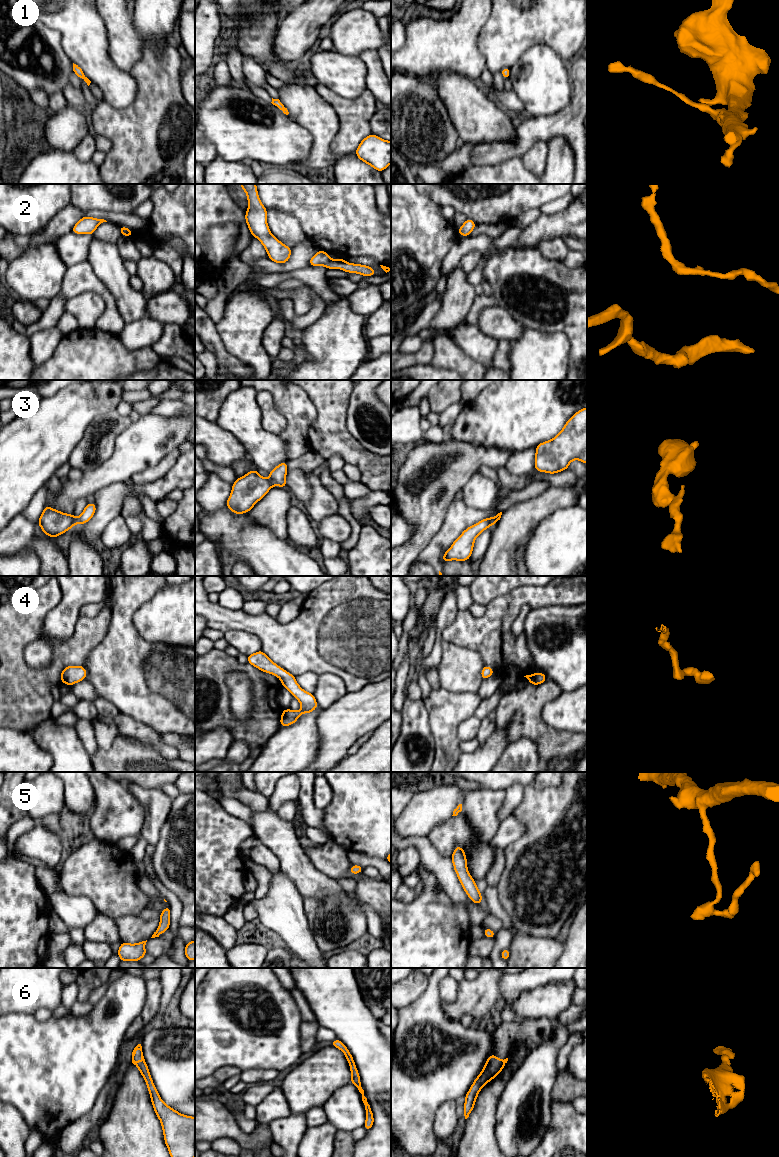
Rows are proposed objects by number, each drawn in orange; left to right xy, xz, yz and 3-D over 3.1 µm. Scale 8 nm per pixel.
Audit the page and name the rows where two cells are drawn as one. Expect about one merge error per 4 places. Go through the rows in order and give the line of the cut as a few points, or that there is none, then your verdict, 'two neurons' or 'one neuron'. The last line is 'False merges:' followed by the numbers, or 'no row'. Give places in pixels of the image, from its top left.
1: cut none; one neuron
2: cut none; one neuron
3: cut yz (491, 518), (492, 523); two neurons
4: cut none; one neuron
5: cut none; one neuron
6: cut none; one neuron
False merges: 3

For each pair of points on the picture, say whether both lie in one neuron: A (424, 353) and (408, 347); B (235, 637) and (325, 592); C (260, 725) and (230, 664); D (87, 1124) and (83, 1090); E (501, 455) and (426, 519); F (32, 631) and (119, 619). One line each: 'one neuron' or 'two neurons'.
A: two neurons
B: two neurons
C: one neuron
D: two neurons
E: one neuron
F: two neurons

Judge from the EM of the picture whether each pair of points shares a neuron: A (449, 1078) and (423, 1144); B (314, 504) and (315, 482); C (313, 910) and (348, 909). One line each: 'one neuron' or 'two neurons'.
A: one neuron
B: one neuron
C: one neuron

